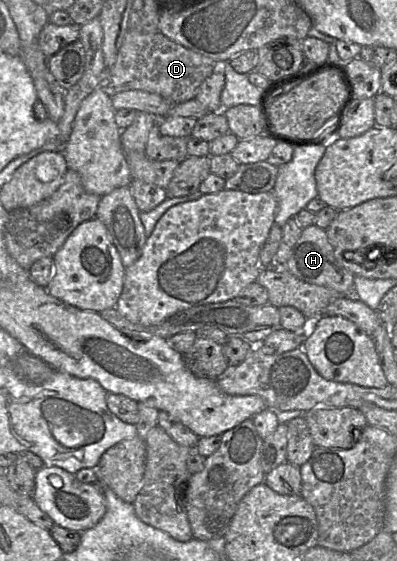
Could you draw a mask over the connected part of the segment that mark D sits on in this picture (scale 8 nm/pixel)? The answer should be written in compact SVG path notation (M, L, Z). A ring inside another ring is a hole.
M128 29L116 62L103 72L98 88L111 97L123 91L143 90L181 103L194 99L202 82L221 64L170 40L160 32L142 33Z

